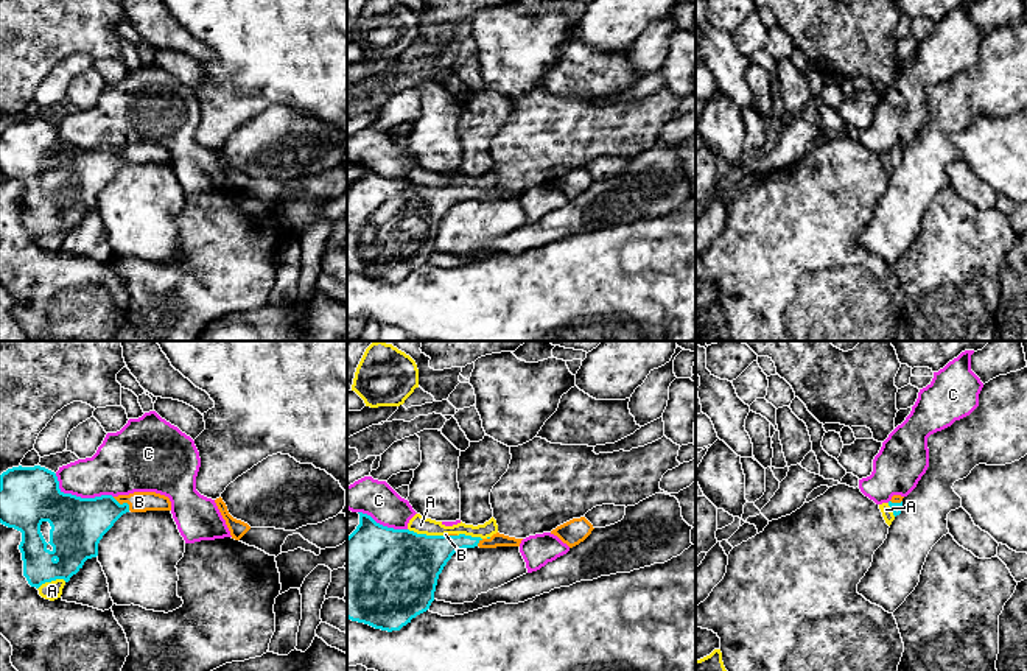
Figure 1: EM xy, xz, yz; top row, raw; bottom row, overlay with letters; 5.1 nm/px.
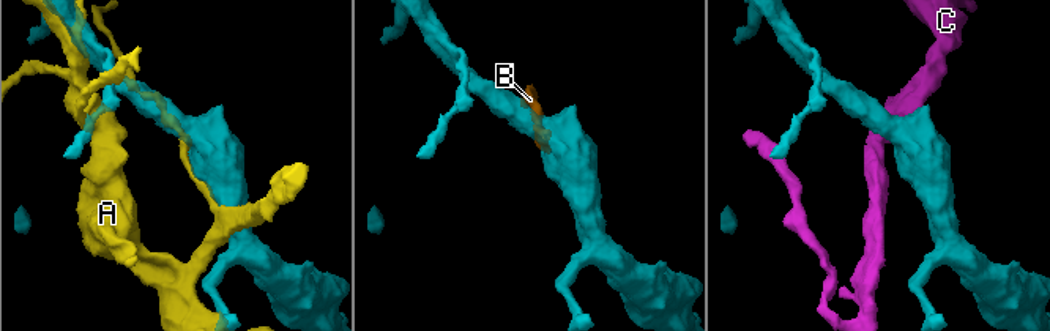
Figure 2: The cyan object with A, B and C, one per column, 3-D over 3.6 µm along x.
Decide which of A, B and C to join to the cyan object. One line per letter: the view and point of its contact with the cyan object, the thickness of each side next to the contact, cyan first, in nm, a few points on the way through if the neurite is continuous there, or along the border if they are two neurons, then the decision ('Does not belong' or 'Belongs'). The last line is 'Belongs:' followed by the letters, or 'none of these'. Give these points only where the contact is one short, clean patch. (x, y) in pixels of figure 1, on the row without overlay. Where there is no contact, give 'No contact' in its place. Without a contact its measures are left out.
A: Touches cyan at xz (425, 186). Thickness 440 nm (cyan) against 90 nm. Does not belong
B: Touches cyan at xy (123, 154). Thickness 280 nm (cyan) against 110 nm. Path across: xy (80, 175), (123, 154), (139, 153). Belongs
C: Touches cyan at xy (80, 148). Thickness 300 nm (cyan) against 280 nm. Does not belong
Belongs: B

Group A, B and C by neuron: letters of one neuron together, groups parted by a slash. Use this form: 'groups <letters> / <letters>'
groups A / B / C

